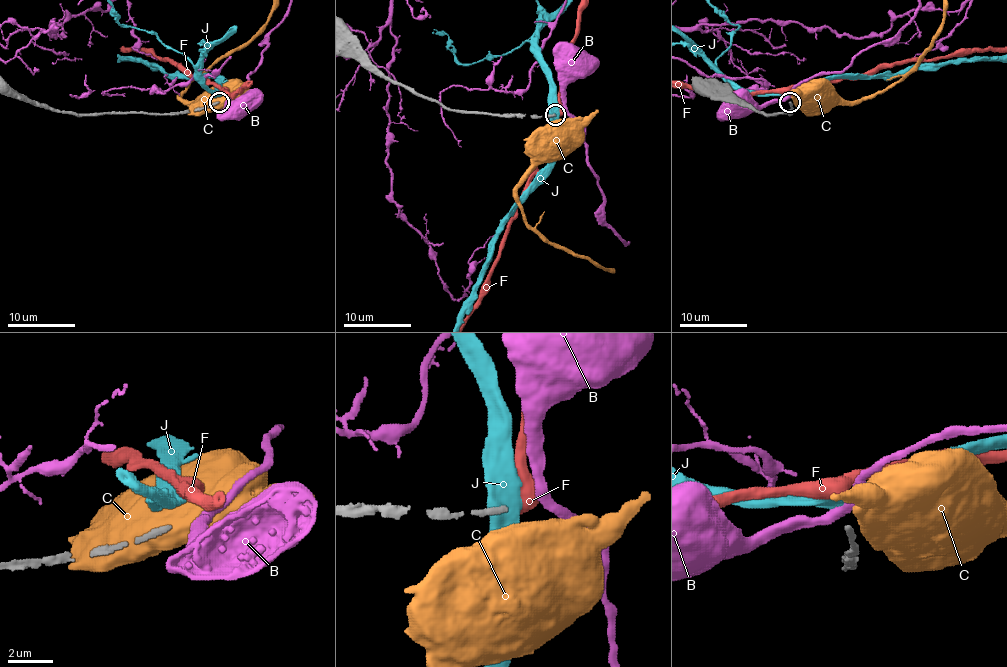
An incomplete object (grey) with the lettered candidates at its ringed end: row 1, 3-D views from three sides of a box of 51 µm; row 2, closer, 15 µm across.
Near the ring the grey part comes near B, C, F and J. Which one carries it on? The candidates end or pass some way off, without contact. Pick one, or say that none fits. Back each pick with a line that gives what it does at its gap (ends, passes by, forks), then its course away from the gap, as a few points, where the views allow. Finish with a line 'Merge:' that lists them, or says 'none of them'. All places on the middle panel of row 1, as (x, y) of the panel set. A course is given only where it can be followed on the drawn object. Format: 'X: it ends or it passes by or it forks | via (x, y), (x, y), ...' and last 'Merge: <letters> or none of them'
Merge: none of them

